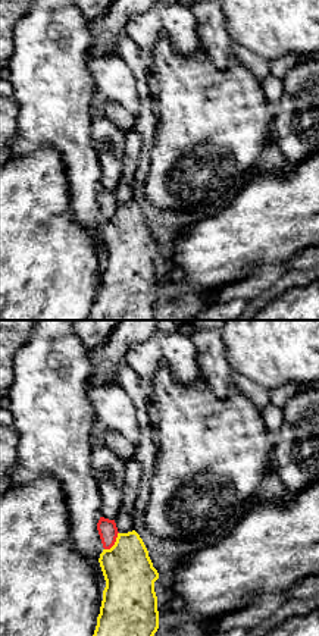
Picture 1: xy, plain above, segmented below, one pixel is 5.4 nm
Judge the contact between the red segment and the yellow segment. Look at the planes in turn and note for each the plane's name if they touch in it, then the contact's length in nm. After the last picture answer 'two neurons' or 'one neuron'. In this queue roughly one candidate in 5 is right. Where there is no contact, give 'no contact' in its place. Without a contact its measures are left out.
meets red in xy; contact 130 nm long

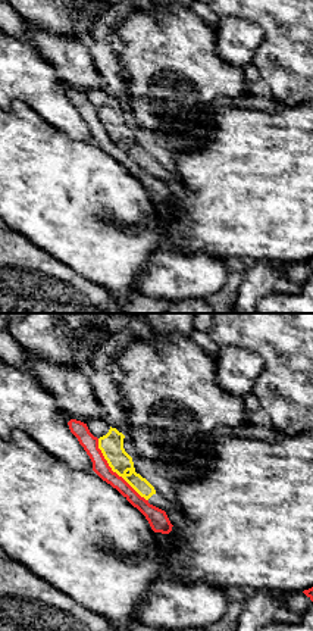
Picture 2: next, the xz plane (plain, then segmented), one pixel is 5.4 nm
meets red in xz; contact 440 nm long

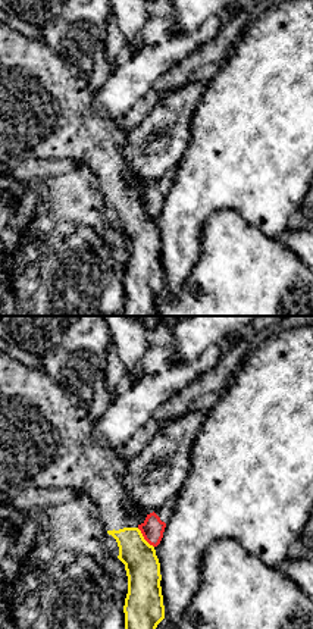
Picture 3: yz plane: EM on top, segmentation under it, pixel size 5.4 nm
meets red in yz; contact 140 nm long

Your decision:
two neurons

